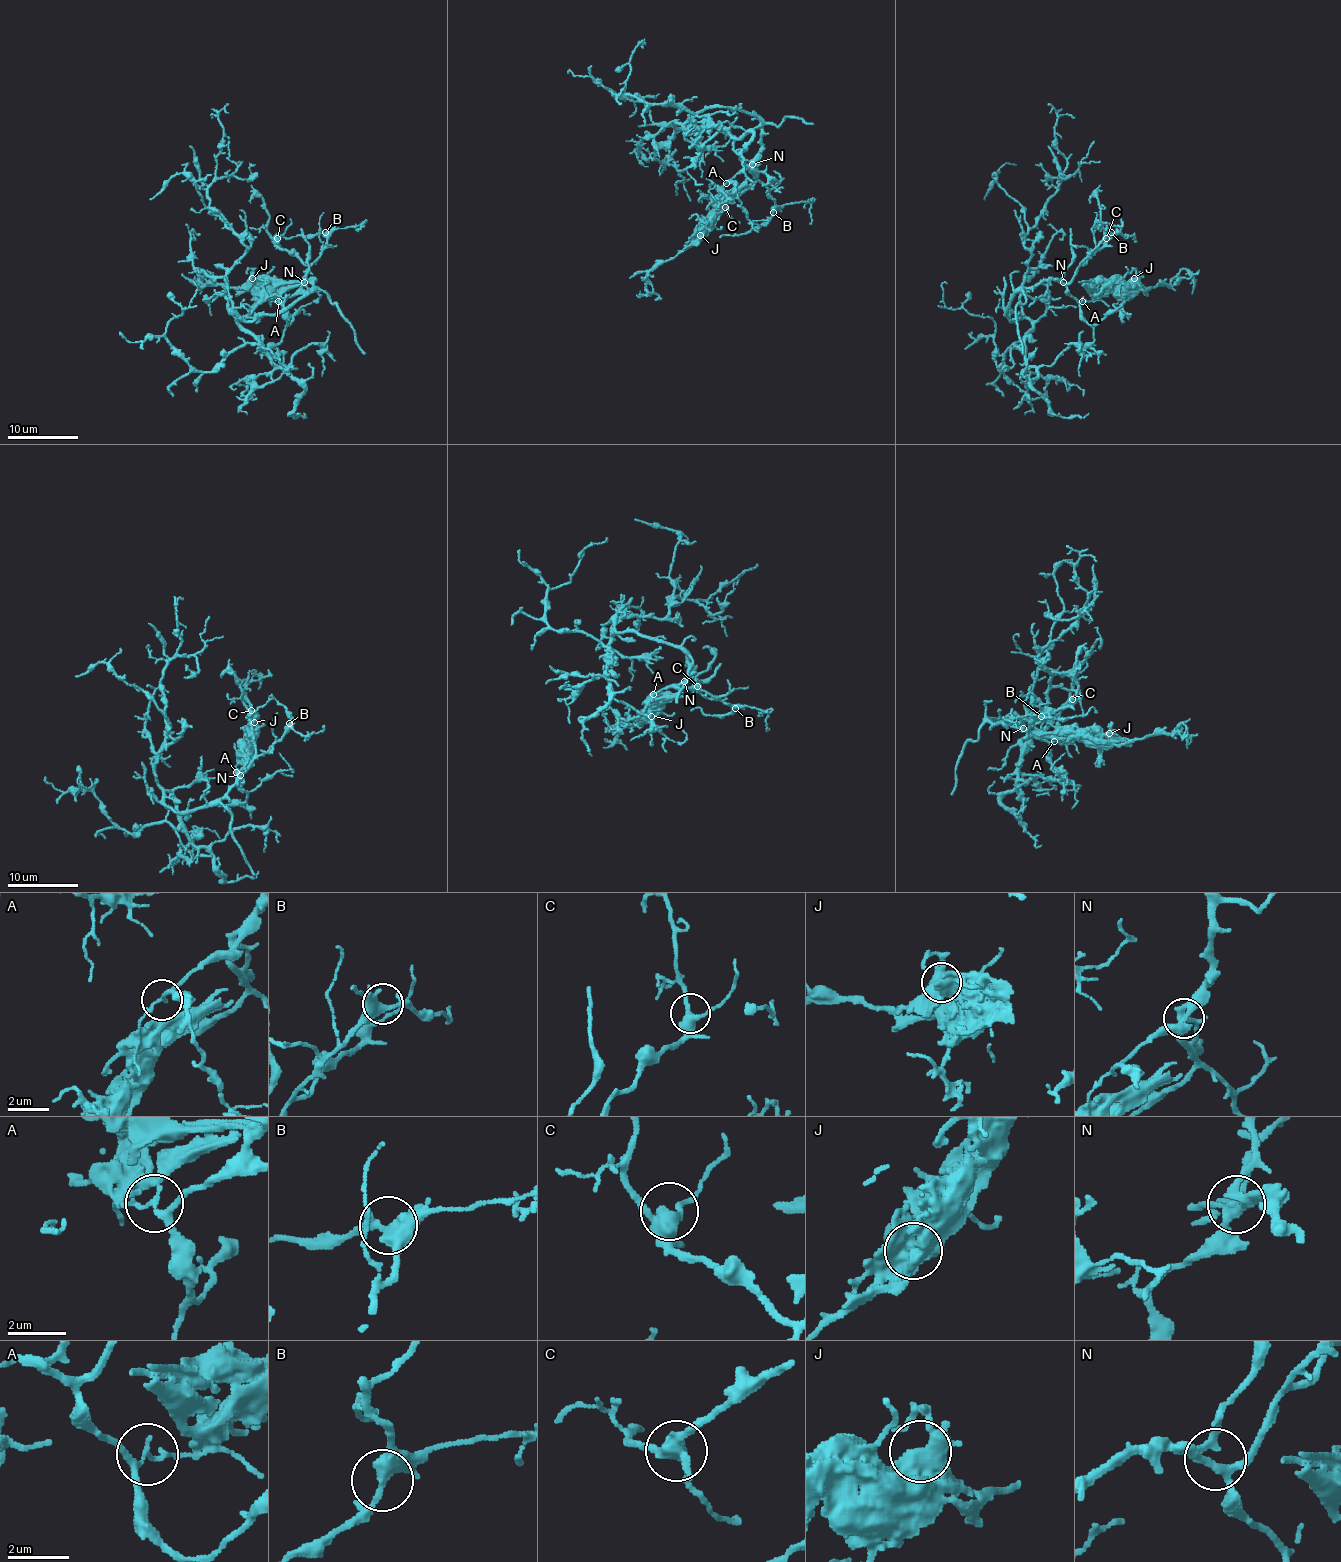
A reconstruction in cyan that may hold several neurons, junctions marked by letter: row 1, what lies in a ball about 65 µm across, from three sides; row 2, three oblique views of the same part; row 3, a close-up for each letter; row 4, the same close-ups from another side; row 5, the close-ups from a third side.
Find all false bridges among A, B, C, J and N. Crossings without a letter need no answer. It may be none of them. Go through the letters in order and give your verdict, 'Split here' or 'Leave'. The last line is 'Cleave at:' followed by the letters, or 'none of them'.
A: Split here
B: Leave
C: Leave
J: Leave
N: Leave
Cleave at: A

